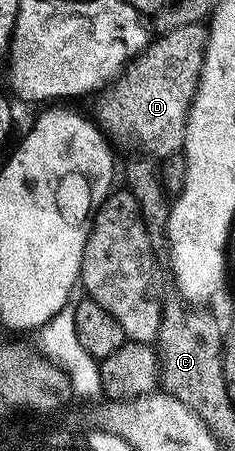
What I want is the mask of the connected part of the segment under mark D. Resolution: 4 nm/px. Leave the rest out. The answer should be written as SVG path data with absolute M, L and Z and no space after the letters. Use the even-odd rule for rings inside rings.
M204 23L179 26L170 32L162 32L156 38L150 39L147 47L129 61L128 68L109 87L96 93L95 123L114 145L130 144L141 151L138 153L149 158L168 158L178 155L184 149L189 107L193 105L197 83L203 70L206 39L207 28Z

